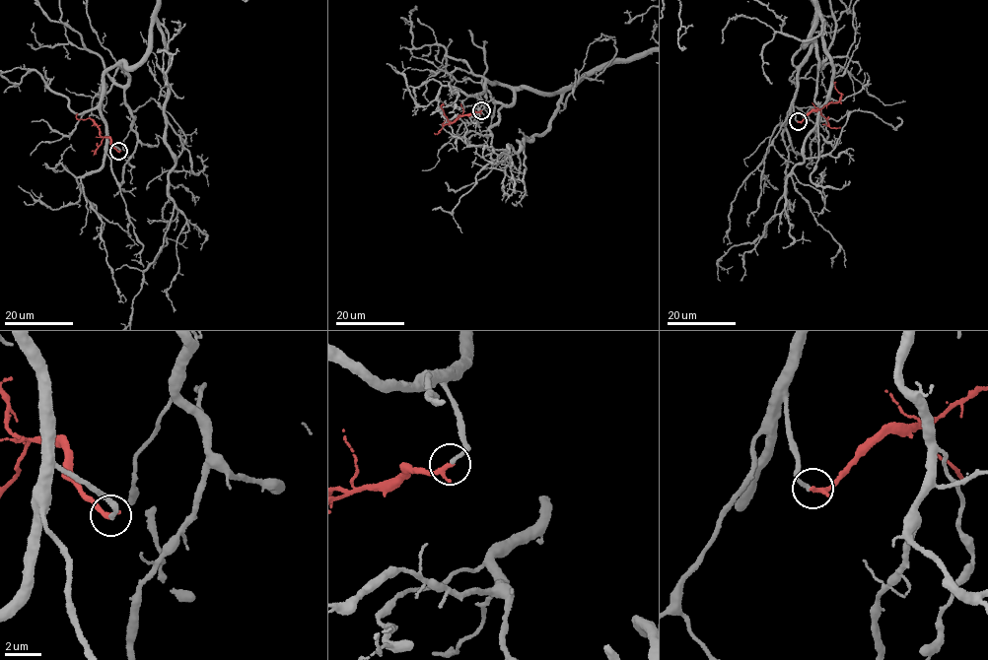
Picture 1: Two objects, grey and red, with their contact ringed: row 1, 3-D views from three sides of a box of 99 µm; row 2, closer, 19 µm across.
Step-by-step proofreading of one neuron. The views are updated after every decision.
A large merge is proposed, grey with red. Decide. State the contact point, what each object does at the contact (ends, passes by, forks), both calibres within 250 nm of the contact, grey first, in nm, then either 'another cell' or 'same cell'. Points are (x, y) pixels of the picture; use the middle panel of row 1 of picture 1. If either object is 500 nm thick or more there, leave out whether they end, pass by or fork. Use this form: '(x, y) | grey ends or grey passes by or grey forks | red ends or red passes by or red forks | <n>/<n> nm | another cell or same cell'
(481, 110) | grey ends | red ends | 220/300 nm | same cell

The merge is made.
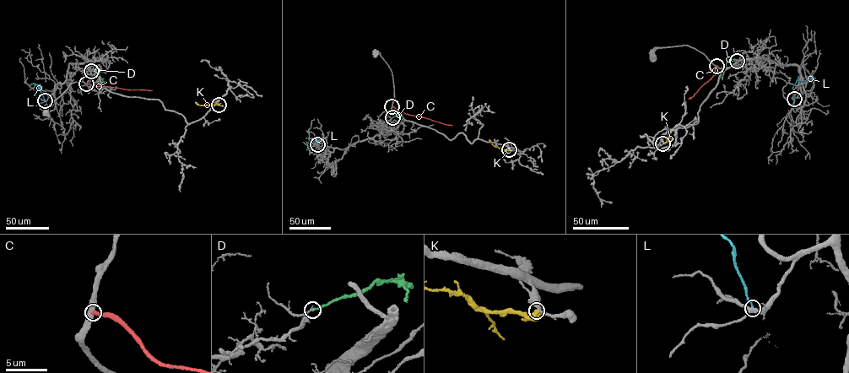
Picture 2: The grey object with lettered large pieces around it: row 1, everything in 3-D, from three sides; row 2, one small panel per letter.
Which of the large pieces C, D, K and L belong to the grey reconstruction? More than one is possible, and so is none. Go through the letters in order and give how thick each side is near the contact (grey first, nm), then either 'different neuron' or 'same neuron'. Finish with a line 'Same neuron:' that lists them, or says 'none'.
C: 440 nm thick on the grey side, 360 nm on the other; different neuron
D: 150 nm thick on the grey side, 220 nm on the other; different neuron
K: 280 nm thick on the grey side, 550 nm on the other; different neuron
L: 320 nm thick on the grey side, 190 nm on the other; different neuron
Same neuron: none

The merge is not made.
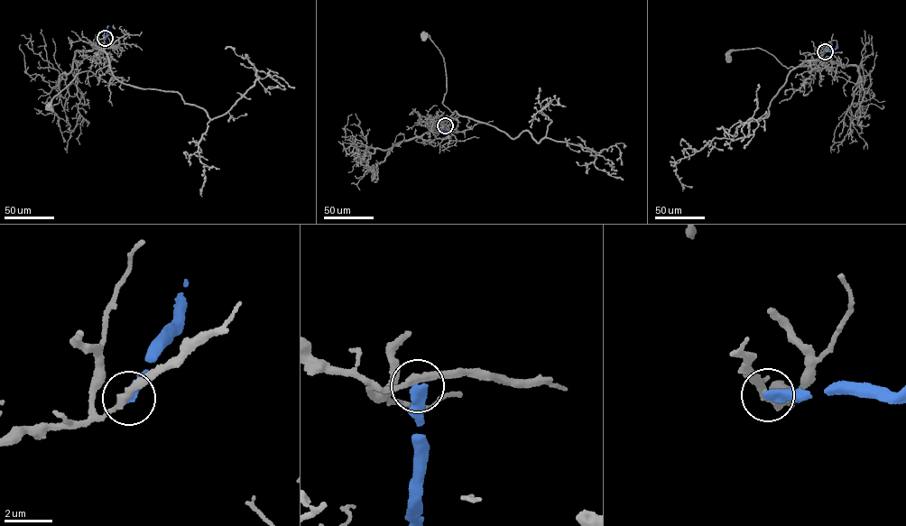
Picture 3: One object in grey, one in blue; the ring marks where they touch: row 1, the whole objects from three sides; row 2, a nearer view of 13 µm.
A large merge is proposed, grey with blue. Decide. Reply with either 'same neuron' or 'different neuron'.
different neuron

